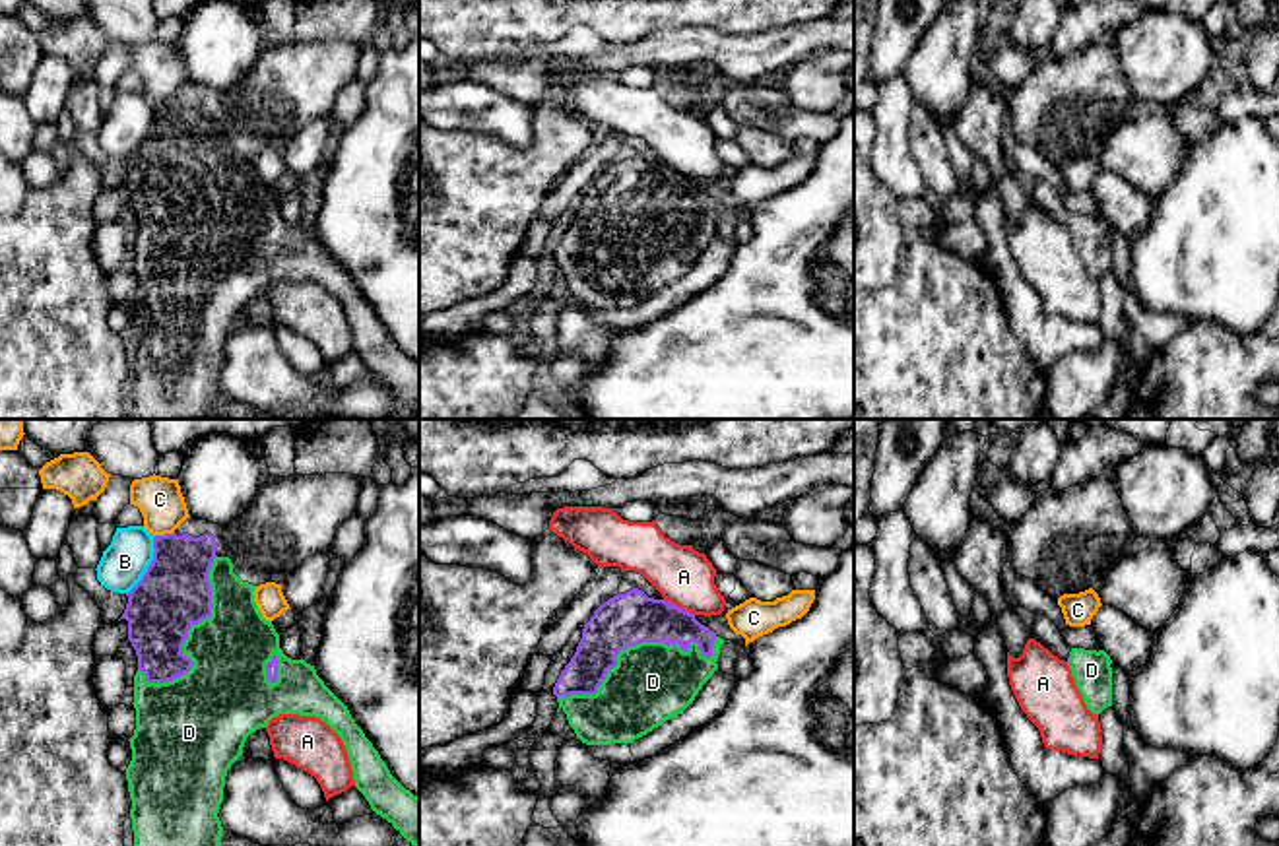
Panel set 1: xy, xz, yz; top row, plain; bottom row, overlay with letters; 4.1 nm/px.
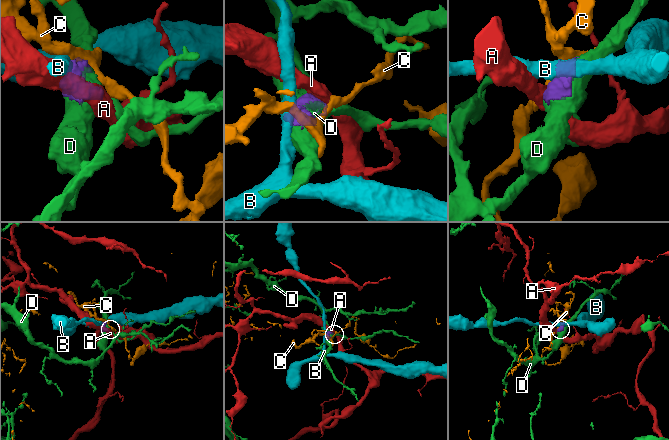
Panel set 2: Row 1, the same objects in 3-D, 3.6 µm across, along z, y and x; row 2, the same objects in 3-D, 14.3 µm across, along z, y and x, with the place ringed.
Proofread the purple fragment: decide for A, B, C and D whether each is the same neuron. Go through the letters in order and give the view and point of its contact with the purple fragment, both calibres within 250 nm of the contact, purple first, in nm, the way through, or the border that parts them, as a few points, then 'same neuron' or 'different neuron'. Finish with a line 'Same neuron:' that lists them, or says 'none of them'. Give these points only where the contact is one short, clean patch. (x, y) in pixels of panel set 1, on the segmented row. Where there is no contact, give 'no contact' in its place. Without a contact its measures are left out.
A: meets purple in xz at (680, 608); 220 nm thick on the purple side, 240 nm on the other; border along xz (664, 598), (693, 616); different neuron
B: meets purple in xy at (150, 565); 300 nm thick on the purple side, 190 nm on the other; border along xy (156, 536), (152, 563), (127, 594); different neuron
C: meets purple in xy at (165, 534); 300 nm thick on the purple side, 190 nm on the other; border along xy (173, 532), (156, 536); different neuron
D: meets purple in xz at (637, 643); 220 nm thick on the purple side, 320 nm on the other; same neuron
Same neuron: D

